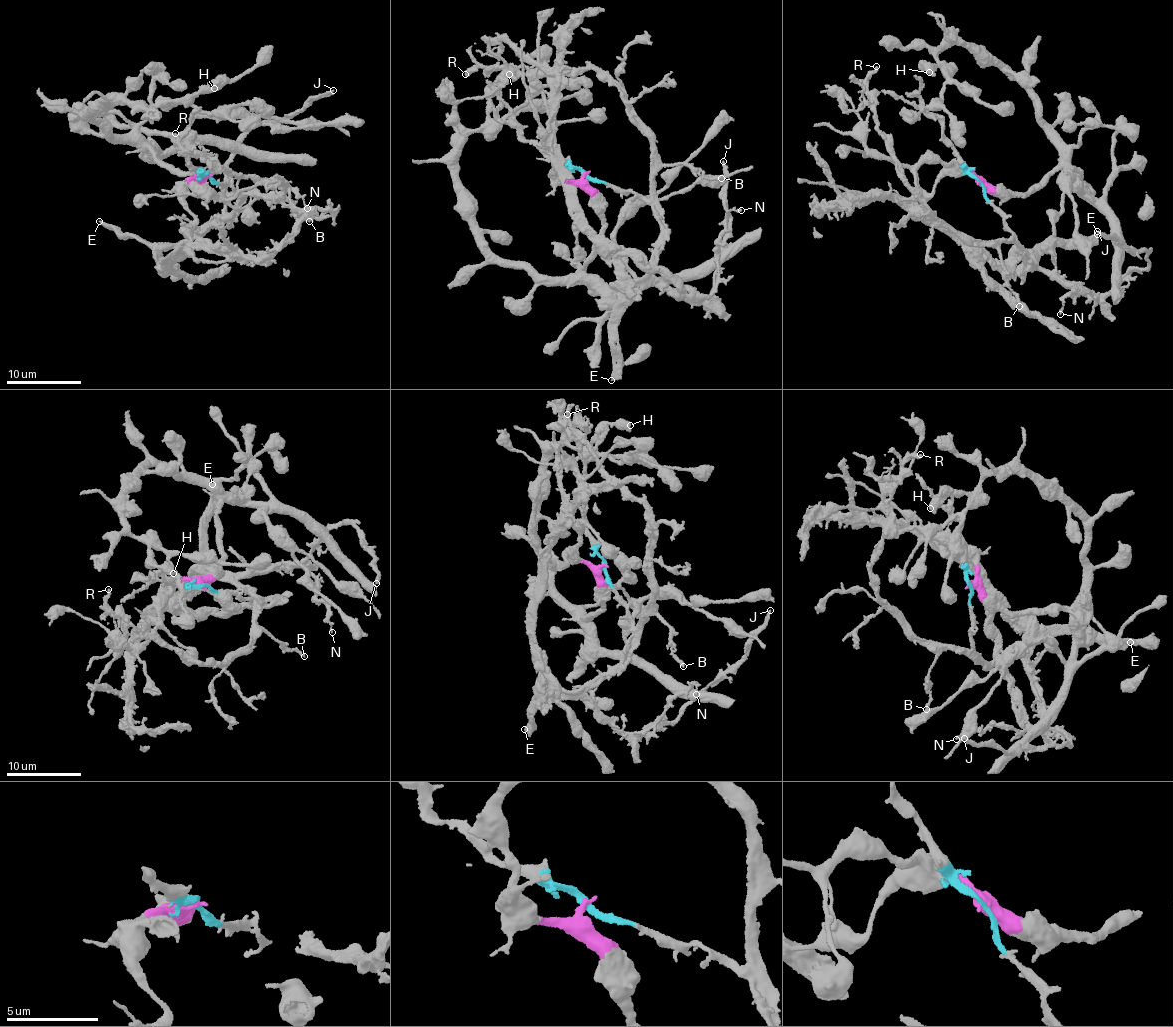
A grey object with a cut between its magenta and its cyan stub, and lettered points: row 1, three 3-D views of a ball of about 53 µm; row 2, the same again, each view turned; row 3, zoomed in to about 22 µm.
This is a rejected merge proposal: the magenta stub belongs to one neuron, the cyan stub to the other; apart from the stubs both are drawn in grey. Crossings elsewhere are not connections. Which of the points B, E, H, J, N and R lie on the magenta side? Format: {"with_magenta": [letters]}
{"with_magenta": ["H"]}

